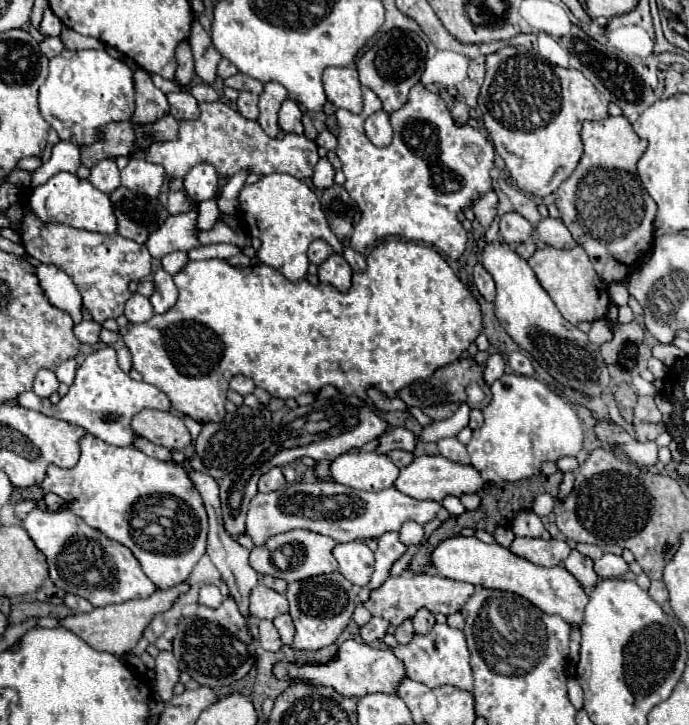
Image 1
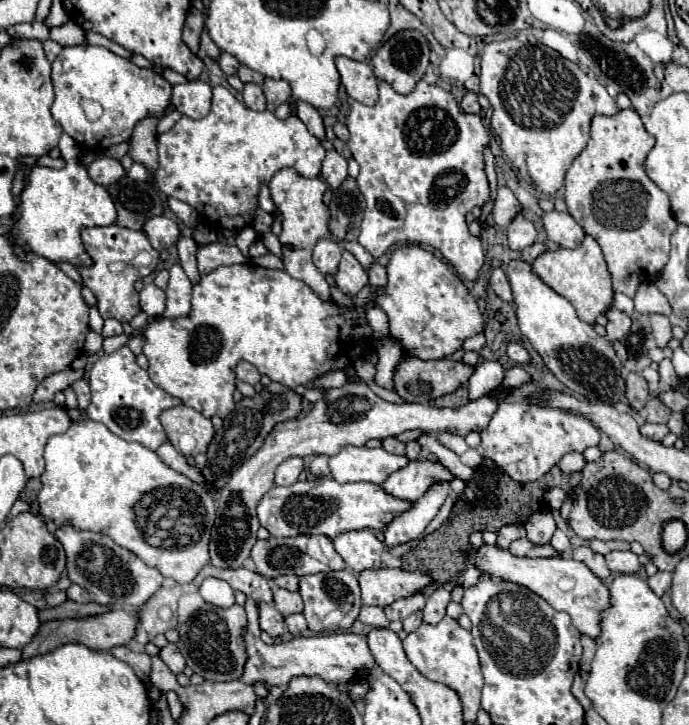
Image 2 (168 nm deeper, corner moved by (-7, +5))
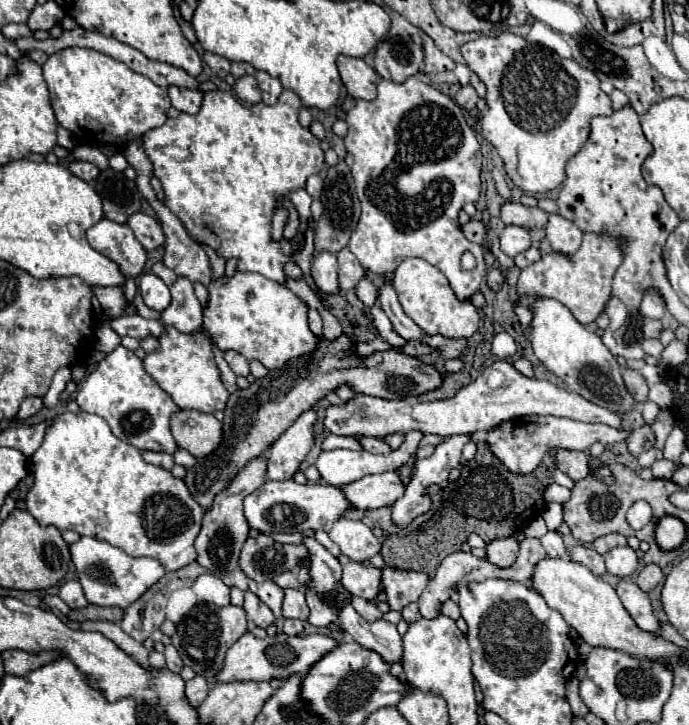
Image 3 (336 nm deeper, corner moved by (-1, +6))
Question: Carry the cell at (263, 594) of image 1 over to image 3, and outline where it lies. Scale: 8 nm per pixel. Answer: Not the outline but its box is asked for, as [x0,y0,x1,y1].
[282,589,310,621]

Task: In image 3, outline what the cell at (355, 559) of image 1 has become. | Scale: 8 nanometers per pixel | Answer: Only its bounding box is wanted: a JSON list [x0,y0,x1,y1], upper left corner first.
[328,517,380,563]

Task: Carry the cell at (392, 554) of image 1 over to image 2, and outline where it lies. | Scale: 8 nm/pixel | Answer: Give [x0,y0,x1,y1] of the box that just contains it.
[386,484,450,548]

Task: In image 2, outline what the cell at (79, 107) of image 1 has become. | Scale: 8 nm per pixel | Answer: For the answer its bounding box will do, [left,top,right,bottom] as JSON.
[52,46,172,150]

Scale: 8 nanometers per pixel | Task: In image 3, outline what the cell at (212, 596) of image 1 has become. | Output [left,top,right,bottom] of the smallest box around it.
[192,573,230,607]

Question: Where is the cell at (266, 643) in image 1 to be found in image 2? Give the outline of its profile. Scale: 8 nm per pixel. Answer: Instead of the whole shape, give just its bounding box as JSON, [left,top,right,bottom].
[258,602,286,638]

